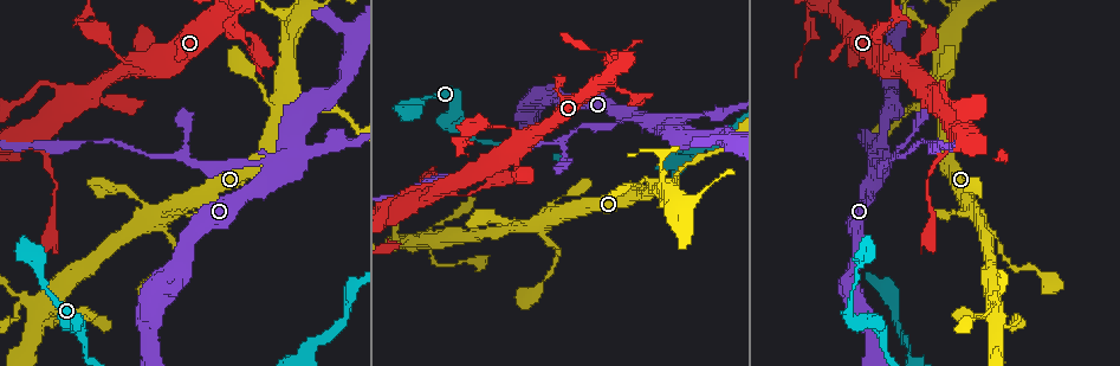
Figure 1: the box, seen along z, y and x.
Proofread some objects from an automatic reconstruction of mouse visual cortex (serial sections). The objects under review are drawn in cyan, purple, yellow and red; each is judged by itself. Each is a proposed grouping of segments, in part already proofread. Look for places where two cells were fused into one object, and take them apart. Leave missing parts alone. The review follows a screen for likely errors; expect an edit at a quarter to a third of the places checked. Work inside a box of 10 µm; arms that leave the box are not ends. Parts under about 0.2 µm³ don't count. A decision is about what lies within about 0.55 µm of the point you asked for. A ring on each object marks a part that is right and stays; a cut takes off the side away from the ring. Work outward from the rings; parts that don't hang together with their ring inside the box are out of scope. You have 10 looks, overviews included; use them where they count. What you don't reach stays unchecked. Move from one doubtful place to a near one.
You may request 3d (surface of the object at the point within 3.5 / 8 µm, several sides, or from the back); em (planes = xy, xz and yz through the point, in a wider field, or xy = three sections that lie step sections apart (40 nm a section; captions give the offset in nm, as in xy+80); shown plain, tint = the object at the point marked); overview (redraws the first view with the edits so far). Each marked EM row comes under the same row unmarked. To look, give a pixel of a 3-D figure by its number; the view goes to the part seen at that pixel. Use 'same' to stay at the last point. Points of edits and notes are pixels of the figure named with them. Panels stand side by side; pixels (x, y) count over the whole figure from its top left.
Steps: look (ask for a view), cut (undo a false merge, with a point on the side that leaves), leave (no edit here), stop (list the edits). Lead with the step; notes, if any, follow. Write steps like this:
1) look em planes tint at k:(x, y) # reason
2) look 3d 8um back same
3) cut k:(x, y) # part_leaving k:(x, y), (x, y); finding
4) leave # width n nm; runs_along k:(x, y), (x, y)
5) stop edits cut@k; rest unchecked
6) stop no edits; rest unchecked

look 3d 8um back at 1:(138, 61) # thin arm on a thick one

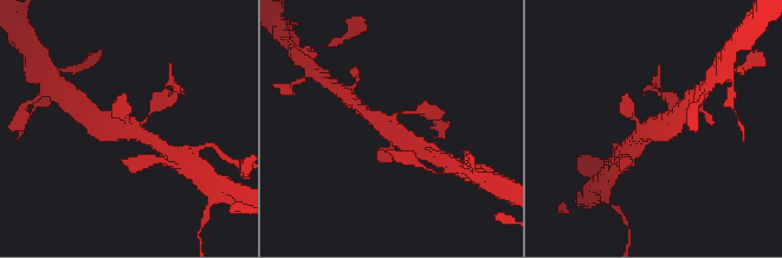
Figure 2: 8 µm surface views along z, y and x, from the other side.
look 3d 3.5um same

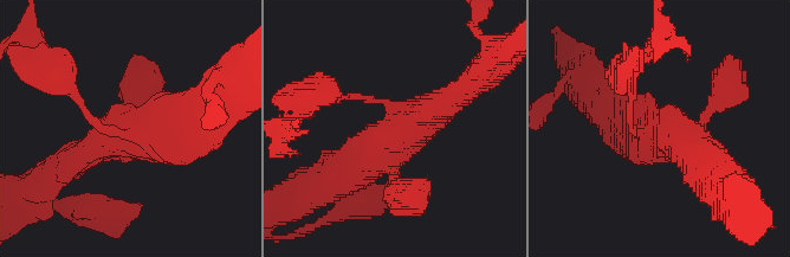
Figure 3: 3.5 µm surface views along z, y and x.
look em xy step 5 tint at 3:(396, 110)

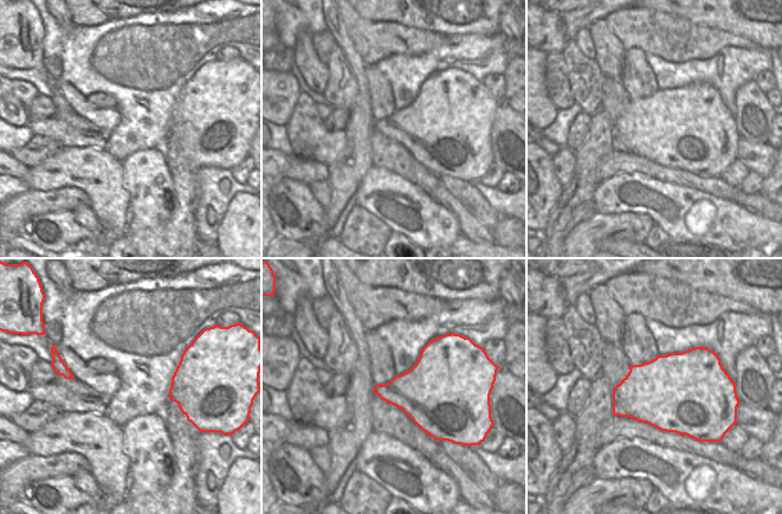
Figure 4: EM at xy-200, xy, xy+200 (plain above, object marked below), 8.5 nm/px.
leave # runs_along 3:(474, 82), (351, 169); continuous, no second cell

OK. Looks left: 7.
look 3d 3.5um at 1:(281, 98) # abrupt turn

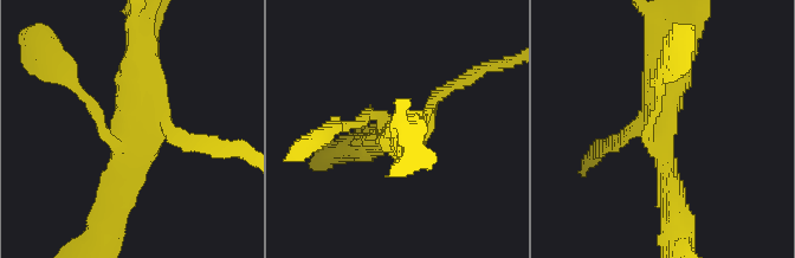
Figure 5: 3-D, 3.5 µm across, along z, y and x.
look em planes tint at 5:(663, 127)

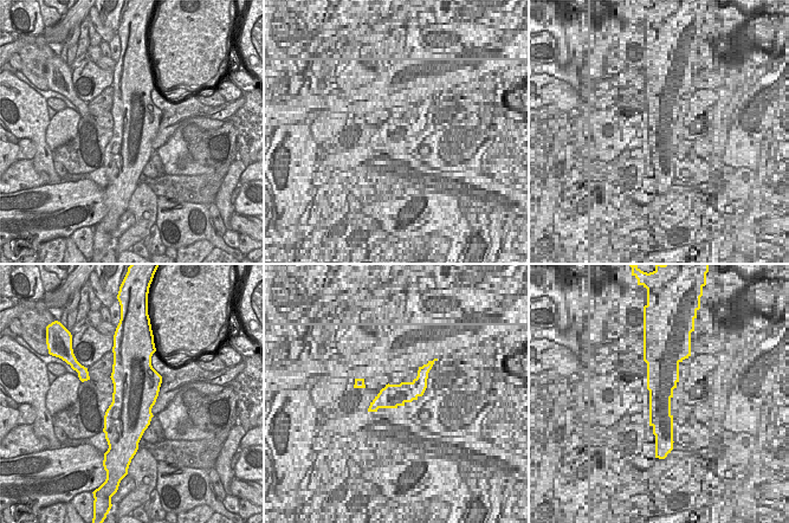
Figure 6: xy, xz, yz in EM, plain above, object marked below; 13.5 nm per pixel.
leave # runs_along 5:(111, 204), (129, 178), (141, 51); all the same cell

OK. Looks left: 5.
look 3d 8um at 1:(282, 158) # abrupt turn

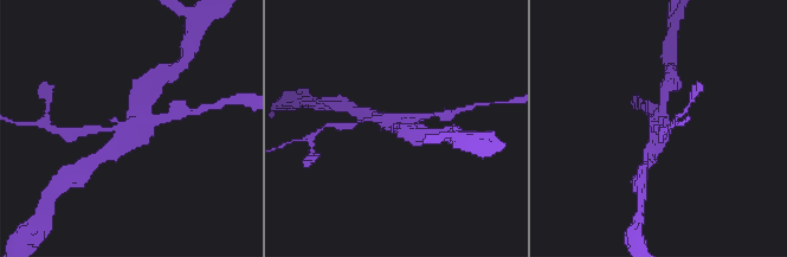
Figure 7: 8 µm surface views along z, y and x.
look em xy step 2 tint same # now the EM

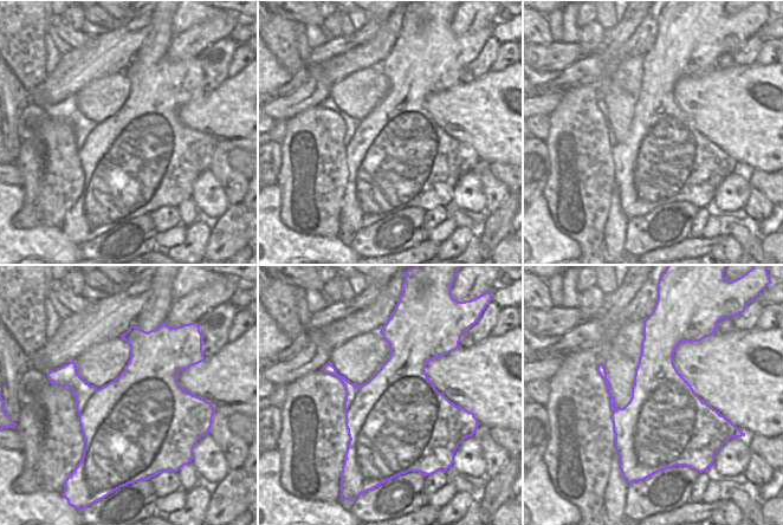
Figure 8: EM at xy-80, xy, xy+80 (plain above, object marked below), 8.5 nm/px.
cut 7:(649, 108) # part_leaving 7:(117, 128), (98, 132), (70, 132); a second cell is stuck on

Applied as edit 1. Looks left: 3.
look overview

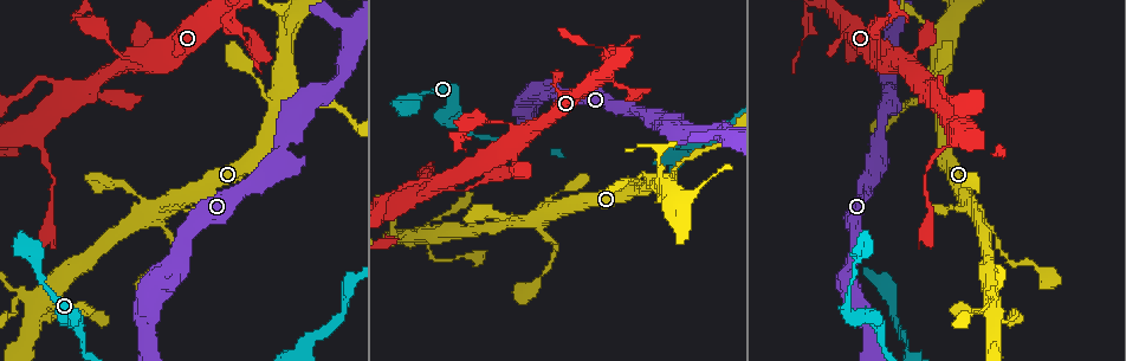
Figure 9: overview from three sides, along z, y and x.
look 3d 8um back at 9:(460, 134) # abrupt turn

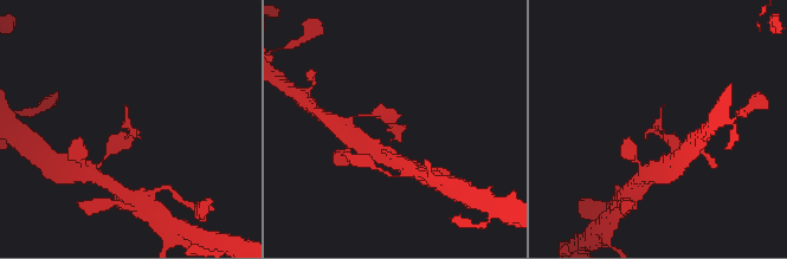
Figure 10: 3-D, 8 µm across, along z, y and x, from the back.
look em xy step 1 tint same # need the tissue

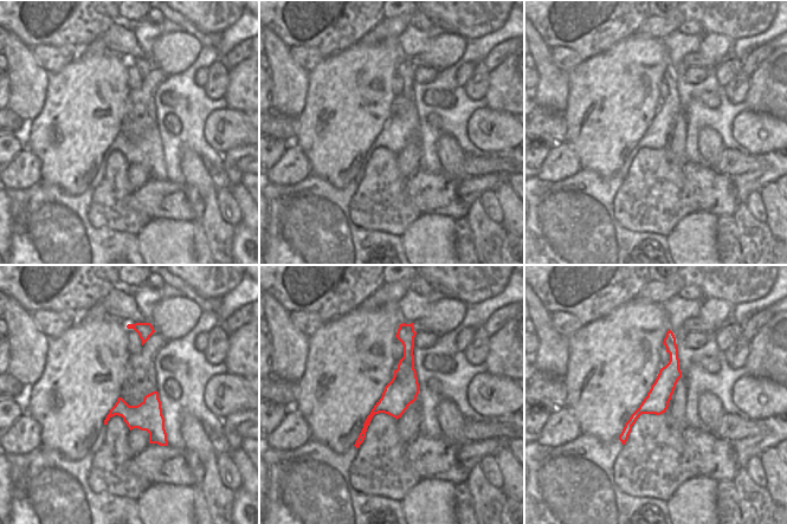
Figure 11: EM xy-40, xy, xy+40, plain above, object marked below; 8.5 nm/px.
leave # width 260 nm; runs_along 11:(671, 337), (671, 373), (623, 438); all the same cell

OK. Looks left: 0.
stop edits cut@7; rest unchecked

